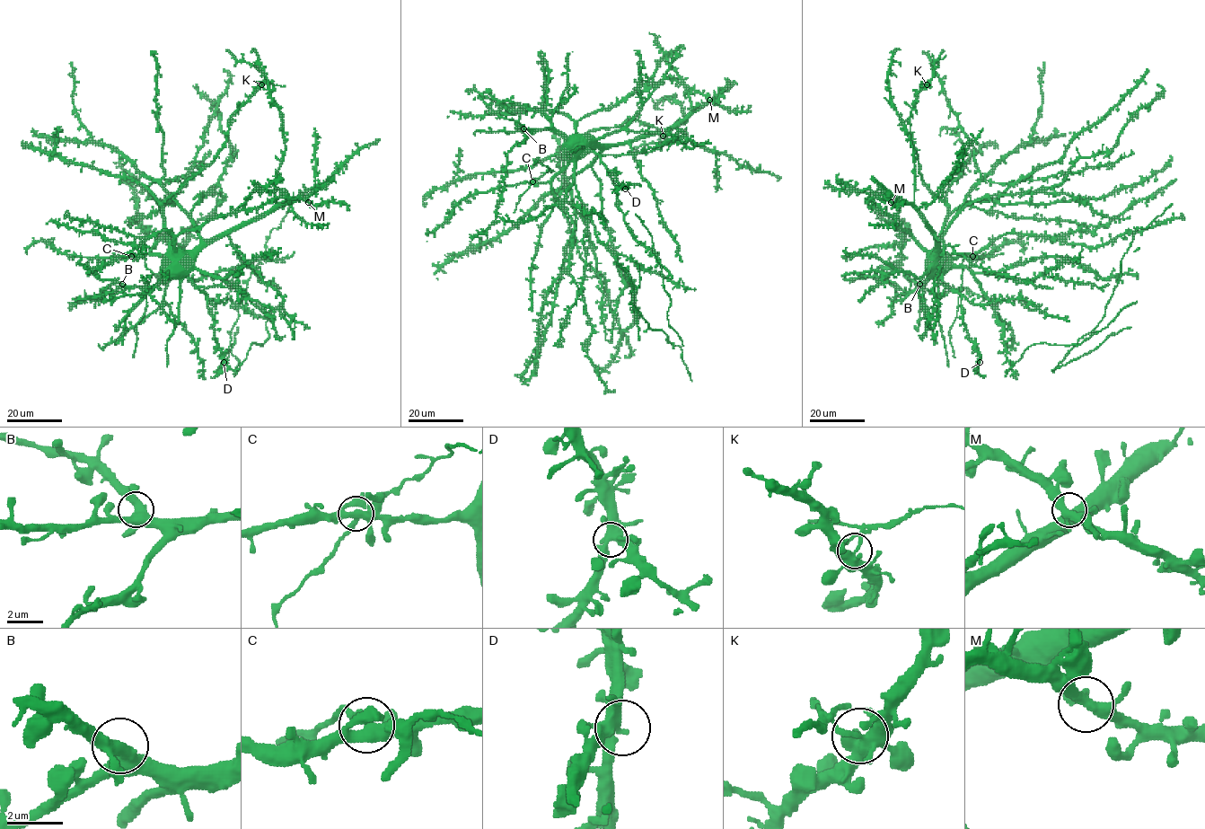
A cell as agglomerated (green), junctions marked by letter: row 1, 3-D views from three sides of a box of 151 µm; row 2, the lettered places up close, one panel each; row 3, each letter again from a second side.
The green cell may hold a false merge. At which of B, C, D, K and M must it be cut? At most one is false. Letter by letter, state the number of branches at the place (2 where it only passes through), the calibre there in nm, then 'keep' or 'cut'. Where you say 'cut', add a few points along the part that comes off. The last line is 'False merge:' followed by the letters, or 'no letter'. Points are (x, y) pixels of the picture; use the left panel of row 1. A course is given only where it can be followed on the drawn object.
B: branches 5; calibre 400 nm; keep
C: branches 5; calibre 400 nm; keep
D: branches 5; calibre 420 nm; keep
K: branches 7; calibre 380 nm; cut; course (262, 84), (285, 85)
M: branches 5; calibre 360 nm; keep
False merge: K

